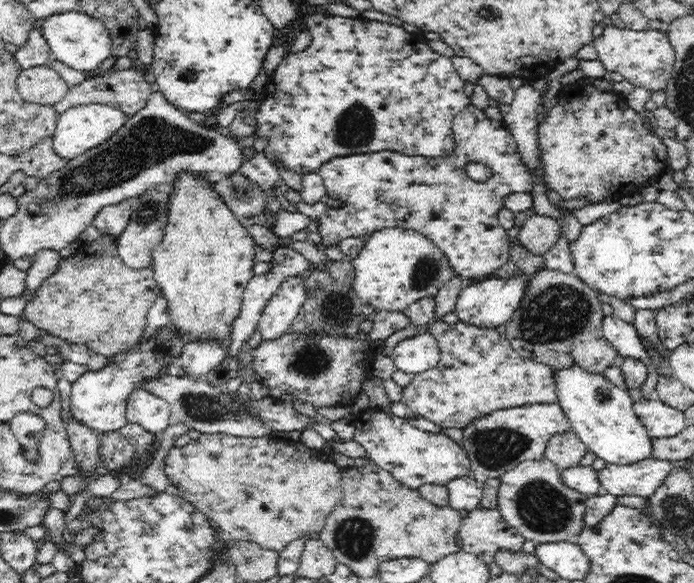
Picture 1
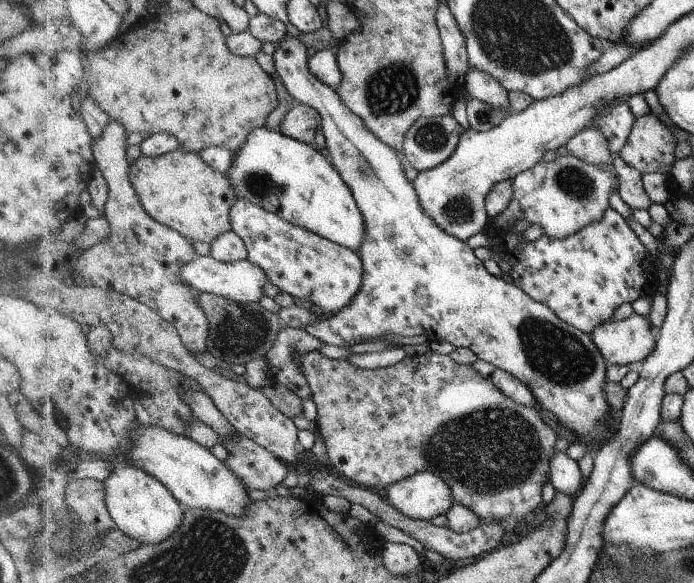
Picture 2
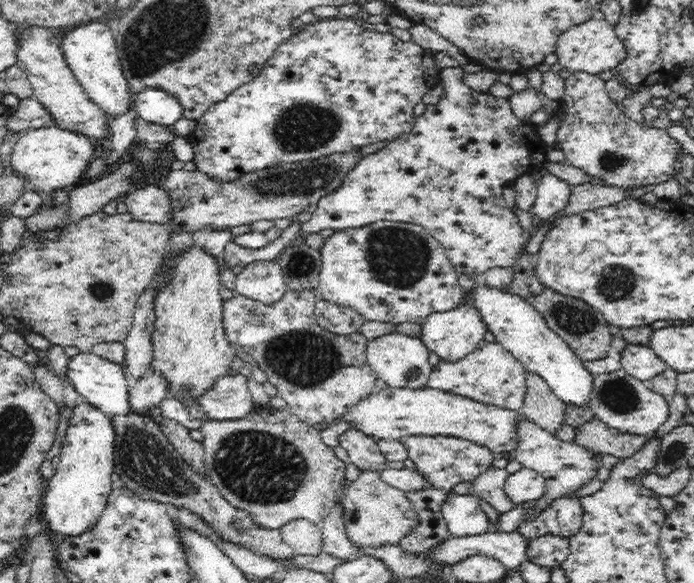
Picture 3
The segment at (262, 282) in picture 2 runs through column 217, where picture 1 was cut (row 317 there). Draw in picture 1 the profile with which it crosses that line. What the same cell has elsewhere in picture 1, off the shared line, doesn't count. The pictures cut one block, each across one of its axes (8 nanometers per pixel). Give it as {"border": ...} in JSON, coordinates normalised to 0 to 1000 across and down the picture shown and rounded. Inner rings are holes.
{"border":[[[434,475],[418,477],[401,494],[376,528],[369,556],[378,581],[390,581],[418,566],[416,559],[438,521],[441,506]]]}

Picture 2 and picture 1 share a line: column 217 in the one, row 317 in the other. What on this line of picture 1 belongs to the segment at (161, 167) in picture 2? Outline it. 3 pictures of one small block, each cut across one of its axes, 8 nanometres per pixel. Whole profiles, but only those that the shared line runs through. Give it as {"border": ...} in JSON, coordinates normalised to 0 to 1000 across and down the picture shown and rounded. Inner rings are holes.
{"border":[[[262,298],[262,302],[254,309],[254,314],[249,316],[251,340],[248,340],[248,346],[245,346],[246,357],[244,358],[242,384],[238,391],[236,408],[228,422],[219,427],[216,434],[216,453],[219,455],[220,472],[228,489],[229,508],[232,508],[235,518],[239,520],[241,539],[245,540],[245,563],[248,564],[248,571],[254,576],[254,581],[262,583],[267,588],[310,590],[310,593],[316,593],[316,597],[327,605],[331,602],[331,583],[337,580],[337,575],[334,575],[334,569],[337,569],[337,552],[341,552],[343,542],[346,542],[349,532],[352,496],[360,475],[366,470],[363,458],[367,451],[366,432],[369,432],[369,429],[366,427],[366,413],[359,405],[356,393],[349,389],[346,379],[343,379],[337,369],[331,369],[329,358],[320,353],[320,348],[310,340],[310,333],[298,324],[298,316],[295,316],[295,312],[297,309],[291,307],[291,304]]]}

